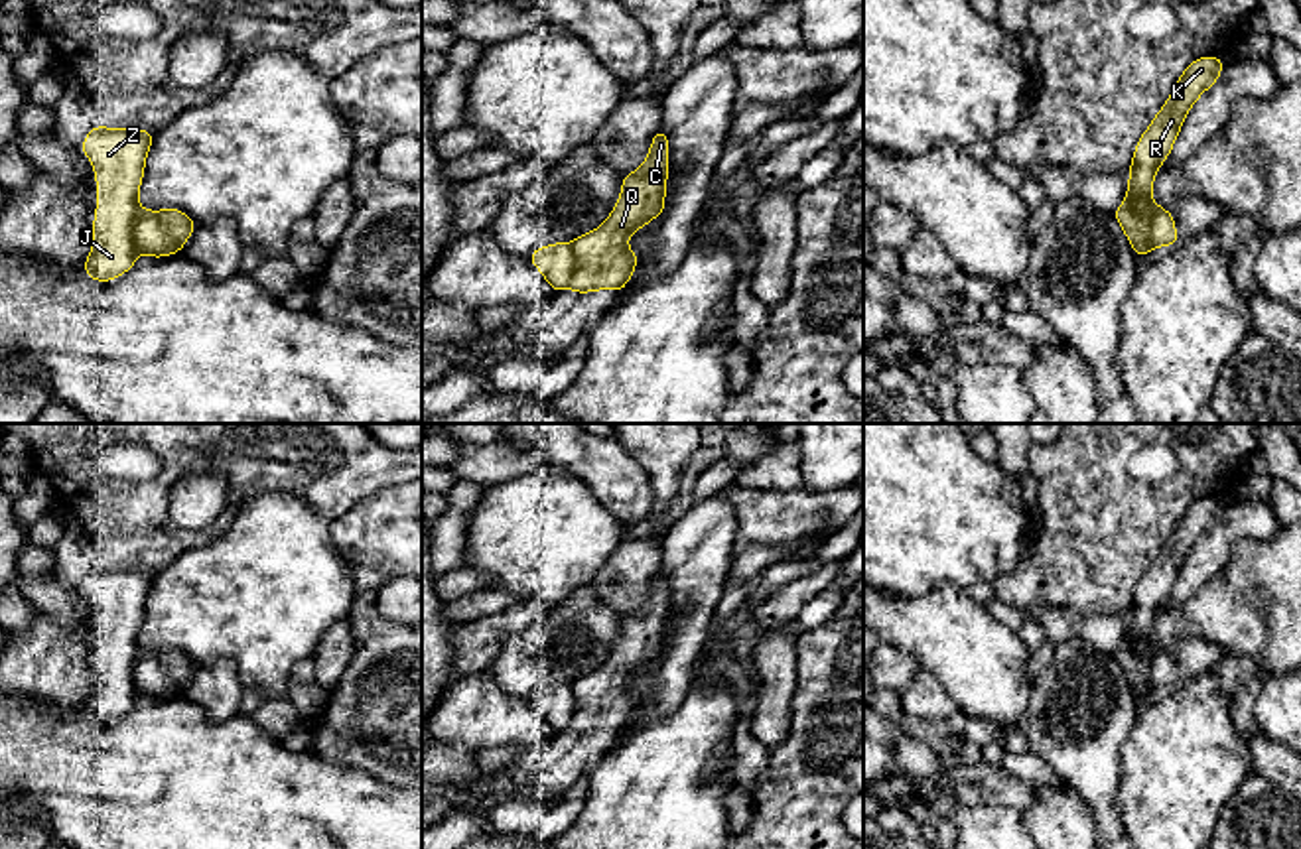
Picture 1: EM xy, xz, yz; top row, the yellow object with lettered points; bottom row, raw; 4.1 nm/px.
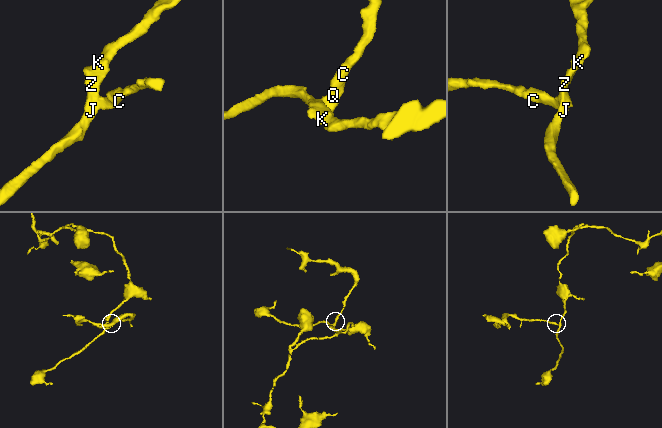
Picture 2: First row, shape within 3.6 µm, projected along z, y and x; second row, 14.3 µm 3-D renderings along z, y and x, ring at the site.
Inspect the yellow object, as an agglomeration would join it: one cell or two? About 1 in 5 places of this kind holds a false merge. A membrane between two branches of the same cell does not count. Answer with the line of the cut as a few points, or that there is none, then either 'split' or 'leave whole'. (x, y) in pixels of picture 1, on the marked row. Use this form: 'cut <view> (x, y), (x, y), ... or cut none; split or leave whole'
cut xy (140, 209), (133, 225), (135, 251); split

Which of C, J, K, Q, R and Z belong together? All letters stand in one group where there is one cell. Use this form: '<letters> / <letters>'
C Q / J K R Z

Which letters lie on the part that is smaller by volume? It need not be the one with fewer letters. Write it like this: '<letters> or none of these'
C, Q

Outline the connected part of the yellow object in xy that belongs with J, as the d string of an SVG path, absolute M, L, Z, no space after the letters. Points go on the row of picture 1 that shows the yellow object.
M93 126L83 154L95 165L99 203L93 248L83 264L89 278L108 282L136 266L132 225L140 211L138 189L154 134L142 128Z

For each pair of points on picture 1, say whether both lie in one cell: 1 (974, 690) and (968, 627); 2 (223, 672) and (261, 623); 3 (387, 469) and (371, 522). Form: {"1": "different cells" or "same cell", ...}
{"1": "same cell", "2": "different cells", "3": "different cells"}

